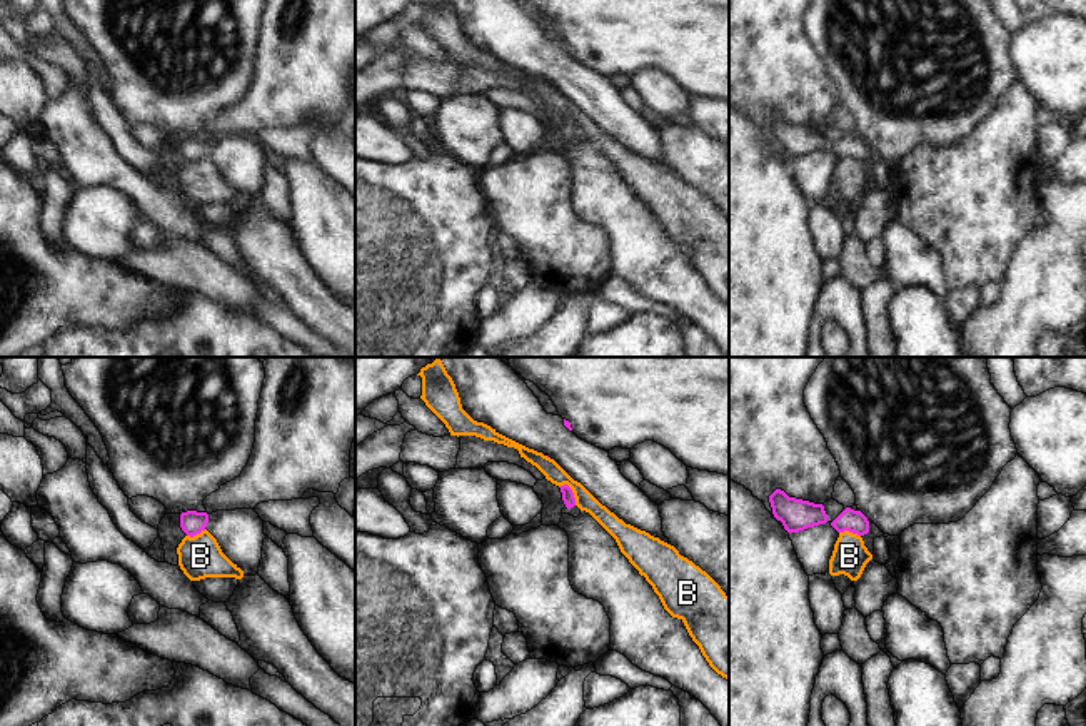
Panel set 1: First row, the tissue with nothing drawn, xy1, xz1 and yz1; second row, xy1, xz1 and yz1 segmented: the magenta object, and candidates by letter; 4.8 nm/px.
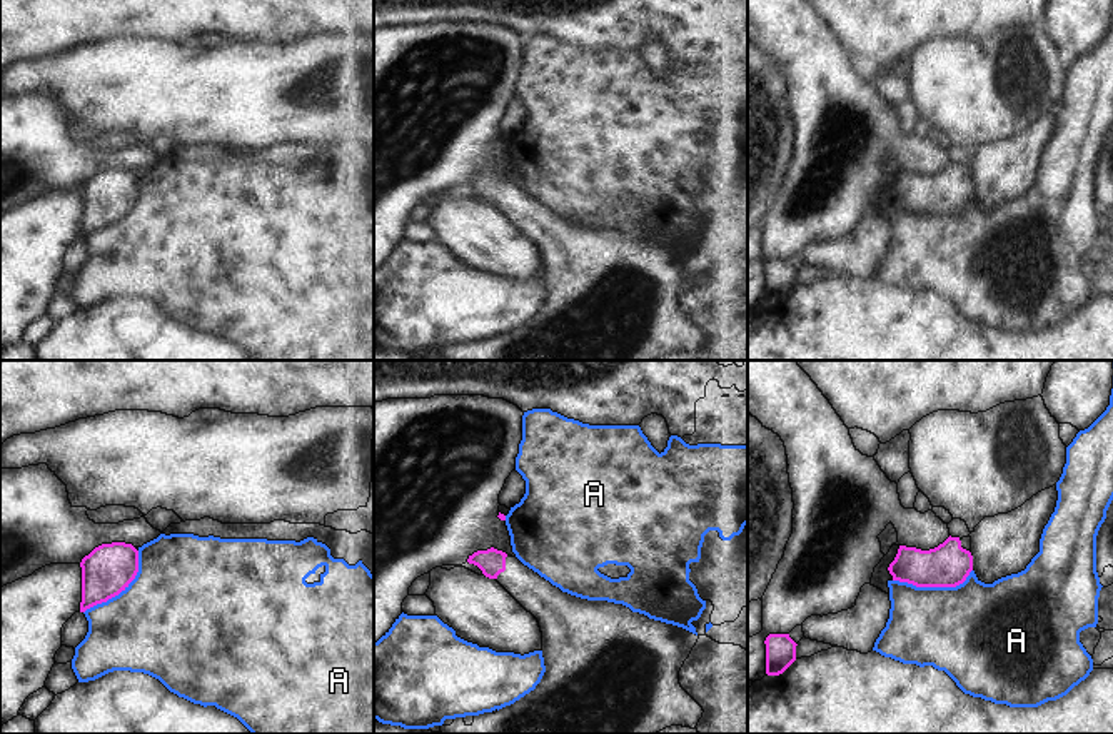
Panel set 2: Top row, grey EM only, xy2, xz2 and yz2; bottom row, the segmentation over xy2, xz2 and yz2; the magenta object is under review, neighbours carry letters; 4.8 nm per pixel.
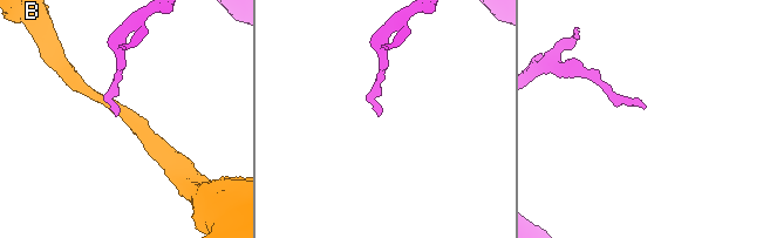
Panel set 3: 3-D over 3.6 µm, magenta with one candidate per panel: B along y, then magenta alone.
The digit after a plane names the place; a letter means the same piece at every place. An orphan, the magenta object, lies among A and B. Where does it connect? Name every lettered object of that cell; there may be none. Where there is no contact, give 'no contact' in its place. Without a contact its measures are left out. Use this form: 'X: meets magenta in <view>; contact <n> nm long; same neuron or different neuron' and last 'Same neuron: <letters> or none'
A: meets magenta in yz2; contact 380 nm long; different neuron
B: meets magenta in xz1; contact 130 nm long; different neuron
Same neuron: none

